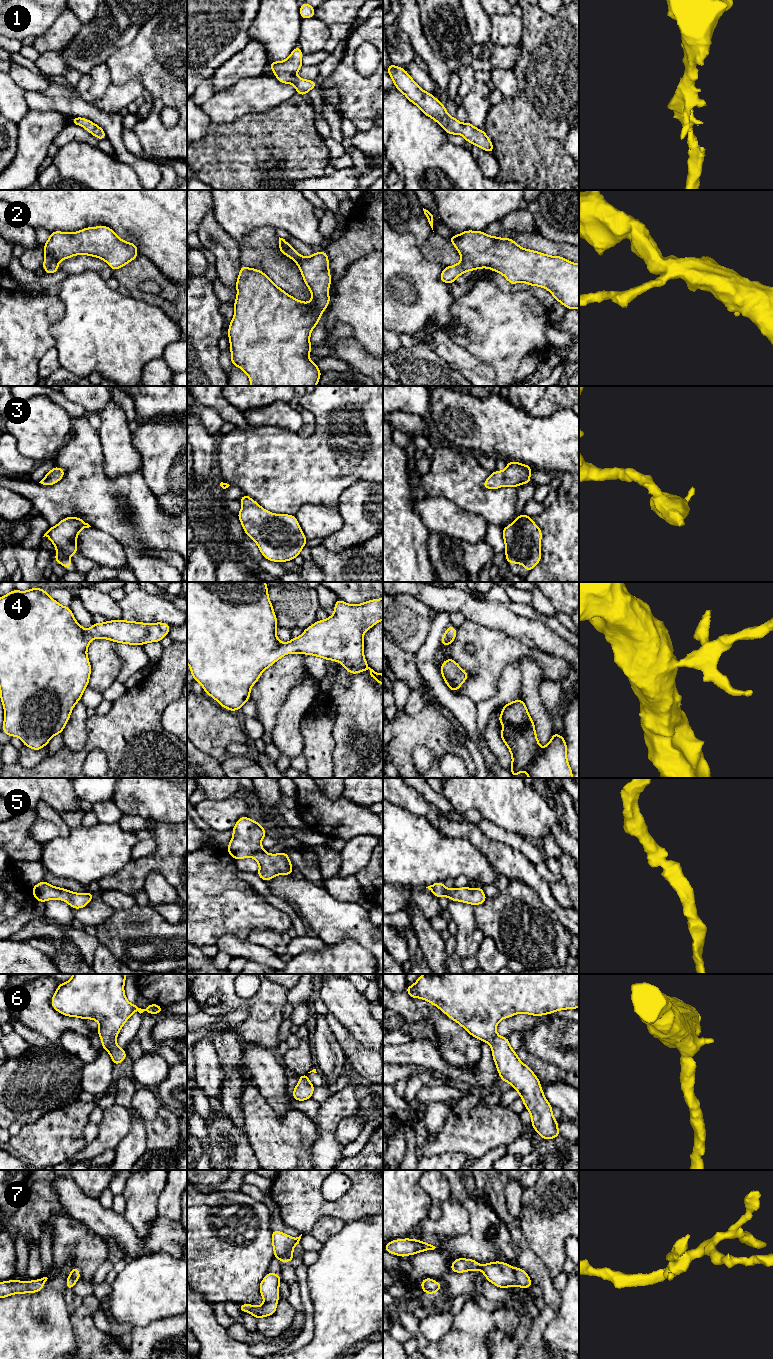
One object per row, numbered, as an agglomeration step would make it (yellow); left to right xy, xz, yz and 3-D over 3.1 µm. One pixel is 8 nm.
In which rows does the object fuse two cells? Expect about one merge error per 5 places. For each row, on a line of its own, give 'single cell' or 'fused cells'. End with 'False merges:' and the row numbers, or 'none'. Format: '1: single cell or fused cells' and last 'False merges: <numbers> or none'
1: single cell
2: single cell
3: single cell
4: single cell
5: single cell
6: single cell
7: single cell
False merges: none

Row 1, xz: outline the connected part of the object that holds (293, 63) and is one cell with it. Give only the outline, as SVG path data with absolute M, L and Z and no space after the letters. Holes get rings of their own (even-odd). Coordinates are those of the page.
M297 45L286 60L268 62L268 64L271 67L273 74L277 76L276 78L279 82L293 84L296 88L296 93L304 96L318 84L315 80L305 80L294 75L303 66L302 58L302 50L299 45Z

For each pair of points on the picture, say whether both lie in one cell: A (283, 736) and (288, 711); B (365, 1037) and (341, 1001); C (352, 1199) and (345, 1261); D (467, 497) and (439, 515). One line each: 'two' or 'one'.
A: one
B: one
C: two
D: two

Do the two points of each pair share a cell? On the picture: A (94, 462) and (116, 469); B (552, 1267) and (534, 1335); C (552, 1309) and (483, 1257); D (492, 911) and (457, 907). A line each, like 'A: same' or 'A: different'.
A: different
B: different
C: different
D: different

